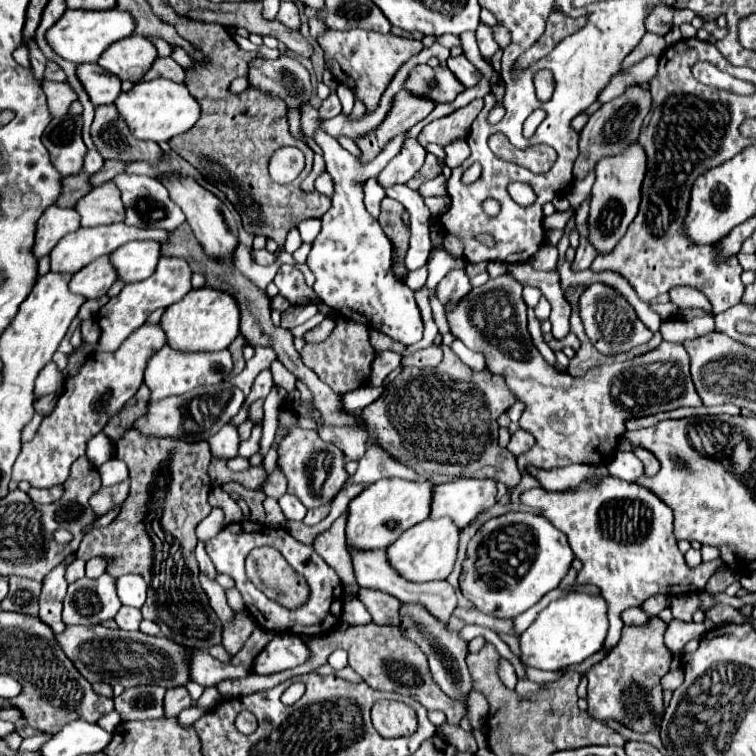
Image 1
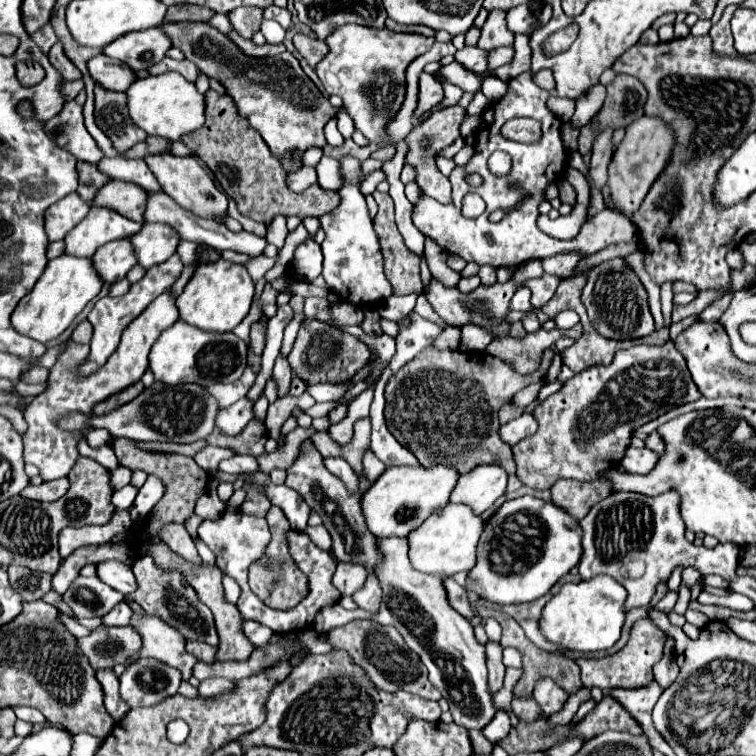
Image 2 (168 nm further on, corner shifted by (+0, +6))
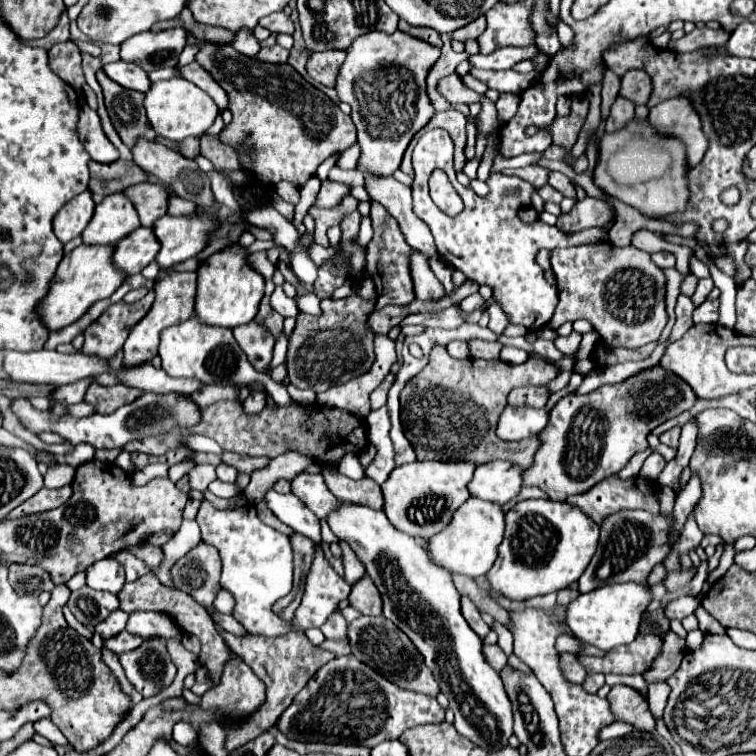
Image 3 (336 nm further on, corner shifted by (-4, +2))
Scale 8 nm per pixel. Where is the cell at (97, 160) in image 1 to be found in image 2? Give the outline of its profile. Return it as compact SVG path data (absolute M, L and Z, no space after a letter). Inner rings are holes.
M104 157L100 163L102 171L114 179L122 181L134 181L140 187L144 187L148 193L162 191L158 179L152 175L152 171L146 167L142 159L124 159L124 157Z

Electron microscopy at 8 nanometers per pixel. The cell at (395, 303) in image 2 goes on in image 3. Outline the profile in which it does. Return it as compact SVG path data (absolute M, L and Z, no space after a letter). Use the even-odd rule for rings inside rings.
M292 384L287 386L287 390L292 395L292 399L298 401L298 403L302 403L302 405L310 405L310 403L316 401L316 393L314 391L300 391L300 389L296 389Z

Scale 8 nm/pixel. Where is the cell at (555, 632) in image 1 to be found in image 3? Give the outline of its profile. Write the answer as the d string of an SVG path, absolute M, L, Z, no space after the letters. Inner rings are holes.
M606 583L590 593L578 595L566 607L566 625L572 635L582 643L594 645L600 651L610 651L620 645L628 645L638 635L642 611L650 603L650 589L638 583Z

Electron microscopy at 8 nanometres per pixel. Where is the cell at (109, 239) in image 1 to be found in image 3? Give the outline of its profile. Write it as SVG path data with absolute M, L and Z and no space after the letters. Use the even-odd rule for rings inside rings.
M114 193L96 205L96 211L82 233L84 245L114 245L140 227L138 215L124 193Z

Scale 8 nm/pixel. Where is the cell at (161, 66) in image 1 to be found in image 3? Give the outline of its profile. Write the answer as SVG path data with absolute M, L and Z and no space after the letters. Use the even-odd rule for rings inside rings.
M196 61L190 63L190 65L186 65L186 67L180 67L178 73L180 73L180 77L184 77L186 81L190 81L190 83L194 83L196 87L200 87L202 91L206 91L206 93L214 99L214 103L216 103L220 109L226 109L226 107L228 107L226 91L224 91Z

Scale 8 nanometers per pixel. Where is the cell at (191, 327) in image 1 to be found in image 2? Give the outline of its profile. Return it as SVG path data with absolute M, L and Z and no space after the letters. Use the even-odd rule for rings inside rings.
M226 259L200 263L184 287L184 291L178 295L176 305L180 311L180 319L204 329L204 331L232 331L250 311L254 297L254 281L248 275L244 265L230 263Z

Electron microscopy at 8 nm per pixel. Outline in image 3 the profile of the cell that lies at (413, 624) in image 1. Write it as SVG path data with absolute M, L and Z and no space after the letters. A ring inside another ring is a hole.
M346 503L330 513L328 525L364 563L366 573L382 595L384 617L410 637L434 673L440 691L450 699L456 731L486 751L506 747L512 735L512 705L498 671L492 669L482 653L482 639L460 613L460 593L452 583L450 571L434 565L426 549L414 537L394 529L382 511ZM438 619L442 619L440 629Z

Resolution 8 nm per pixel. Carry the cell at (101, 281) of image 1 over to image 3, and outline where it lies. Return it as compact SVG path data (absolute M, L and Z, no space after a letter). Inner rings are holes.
M138 227L136 231L132 231L128 237L120 239L114 245L112 261L116 269L120 269L130 277L140 273L150 261L154 261L156 253L158 253L158 241L152 229Z

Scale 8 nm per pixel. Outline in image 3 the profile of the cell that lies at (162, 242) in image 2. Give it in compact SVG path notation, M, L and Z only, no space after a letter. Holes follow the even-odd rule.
M200 211L192 217L160 217L152 231L160 243L156 263L160 267L172 267L174 263L196 257L206 247L206 235L216 223Z

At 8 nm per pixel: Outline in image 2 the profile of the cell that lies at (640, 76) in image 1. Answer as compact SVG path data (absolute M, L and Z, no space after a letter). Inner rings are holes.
M594 85L594 89L590 89L588 93L580 95L576 99L576 113L572 115L572 123L574 127L582 129L584 125L590 123L590 119L598 113L598 109L602 107L606 99L606 87L604 85Z

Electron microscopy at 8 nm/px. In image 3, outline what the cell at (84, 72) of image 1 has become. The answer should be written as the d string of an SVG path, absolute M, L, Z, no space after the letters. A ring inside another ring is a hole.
M114 61L114 63L106 63L102 67L102 71L116 81L118 85L126 87L126 89L134 89L134 91L142 91L146 93L150 89L150 81L146 71L142 71L136 63L126 63L126 61Z

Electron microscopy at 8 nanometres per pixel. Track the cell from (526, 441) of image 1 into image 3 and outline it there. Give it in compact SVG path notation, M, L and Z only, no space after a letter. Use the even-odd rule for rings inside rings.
M506 405L500 415L496 435L504 441L520 441L530 435L538 435L548 423L546 409L530 409L530 407L510 407Z

